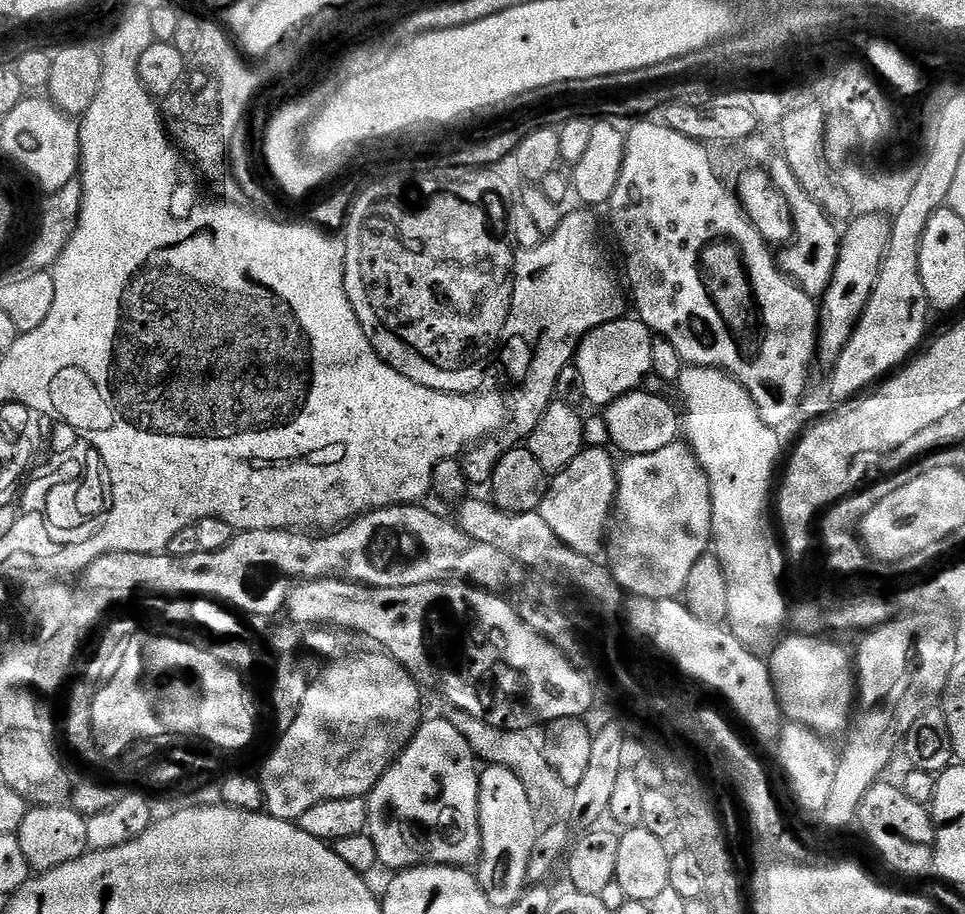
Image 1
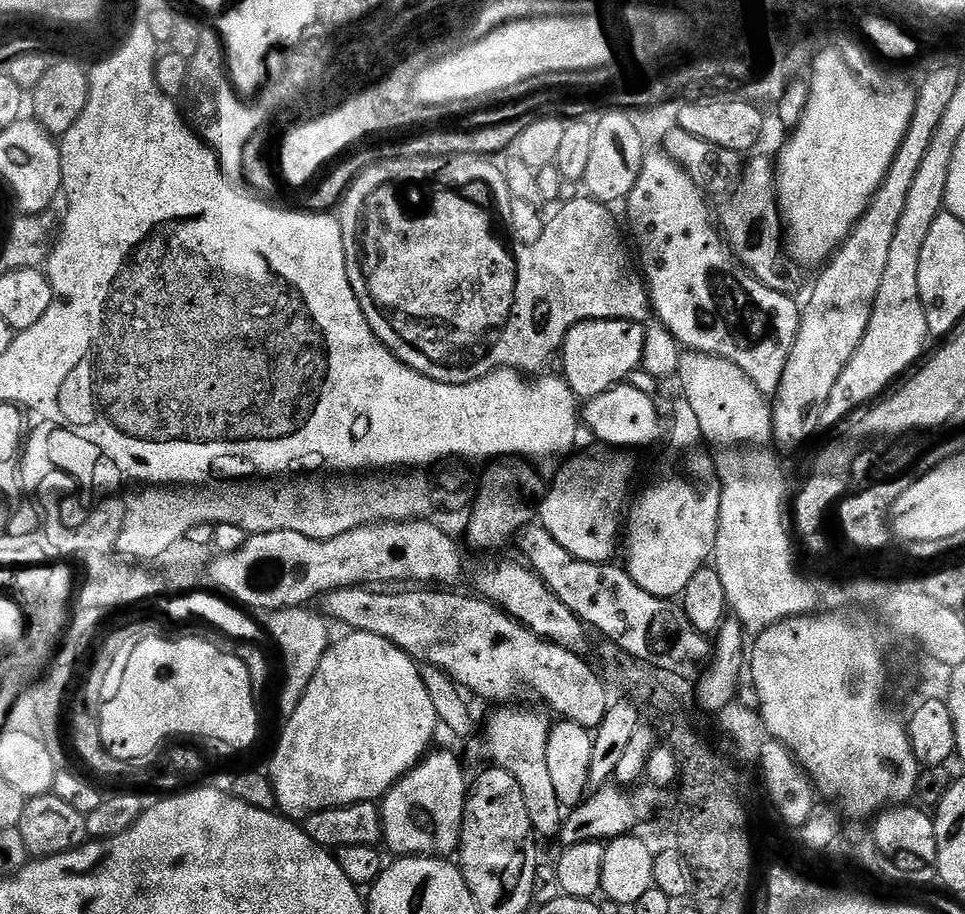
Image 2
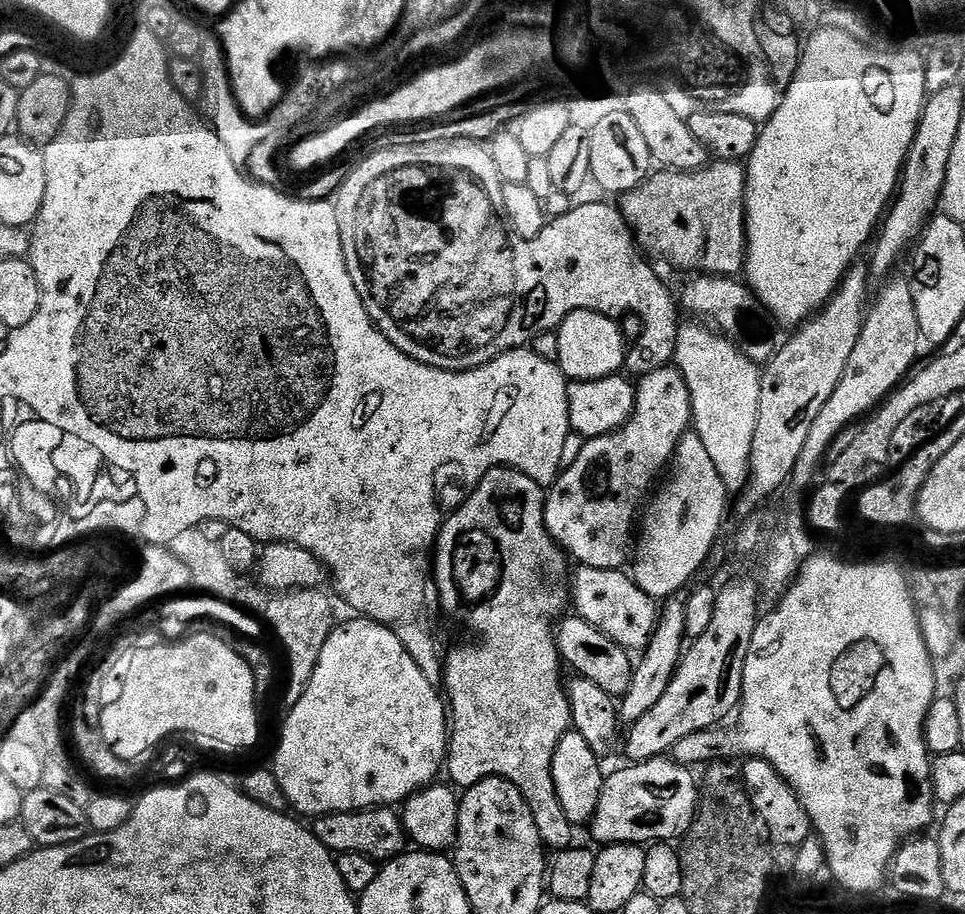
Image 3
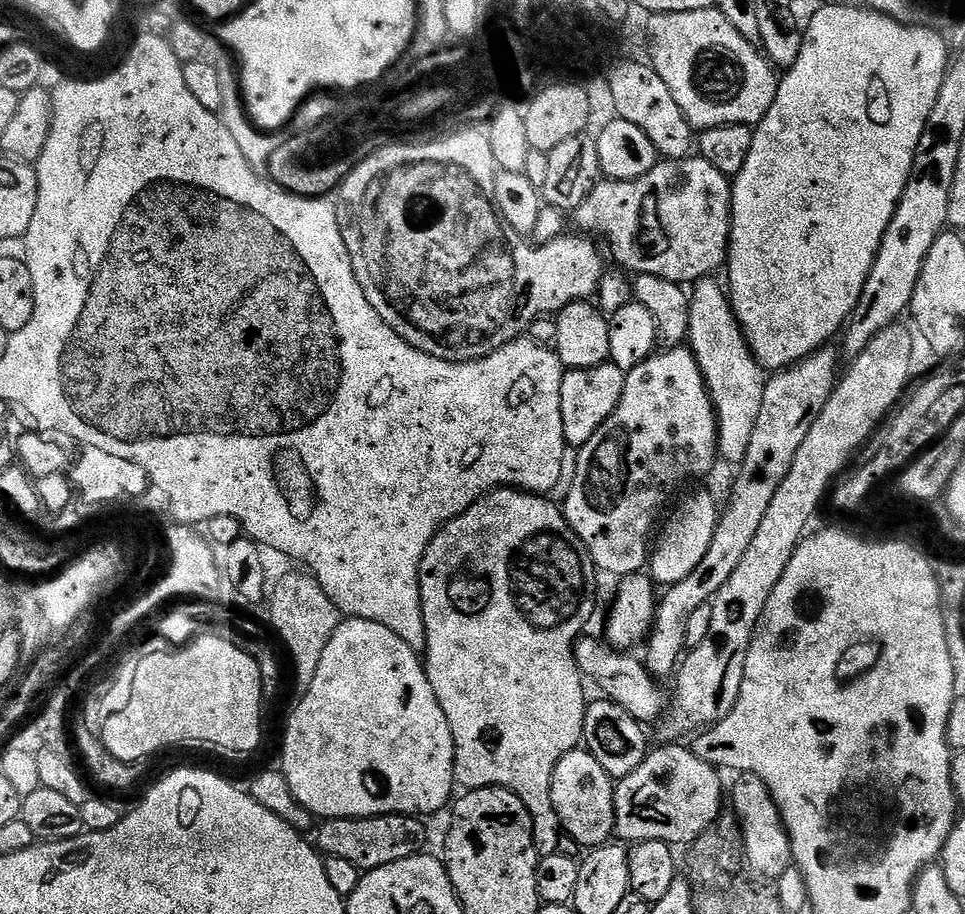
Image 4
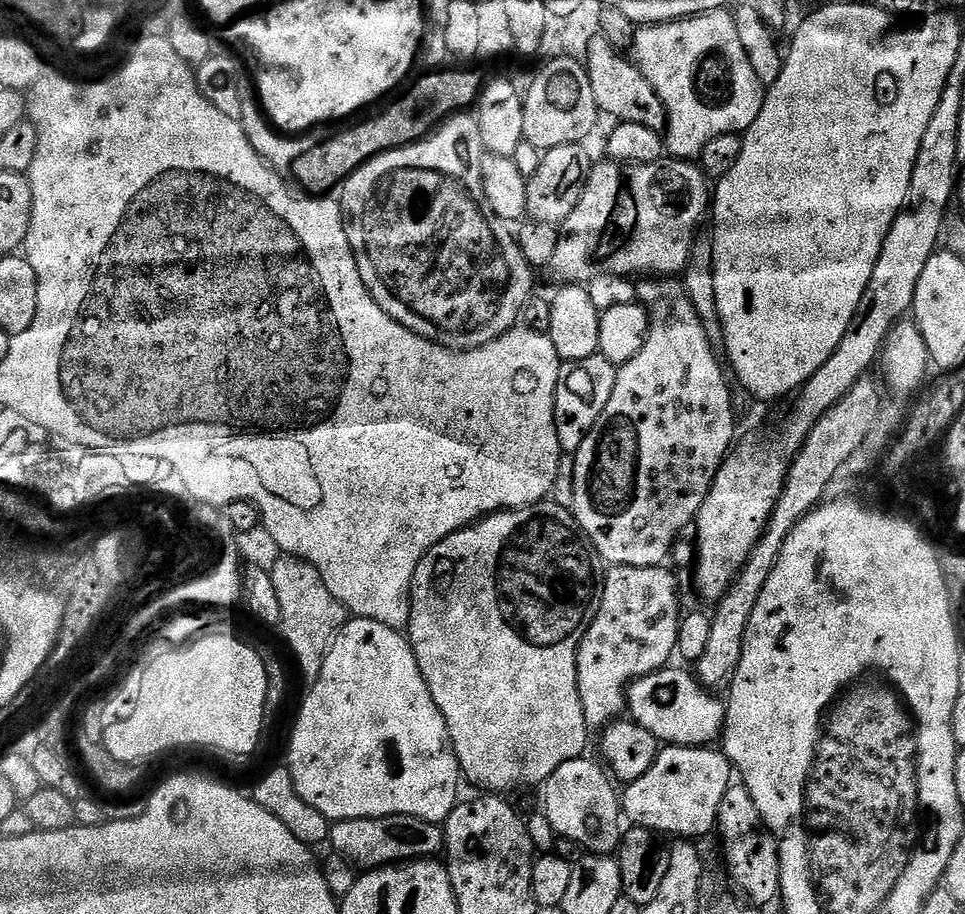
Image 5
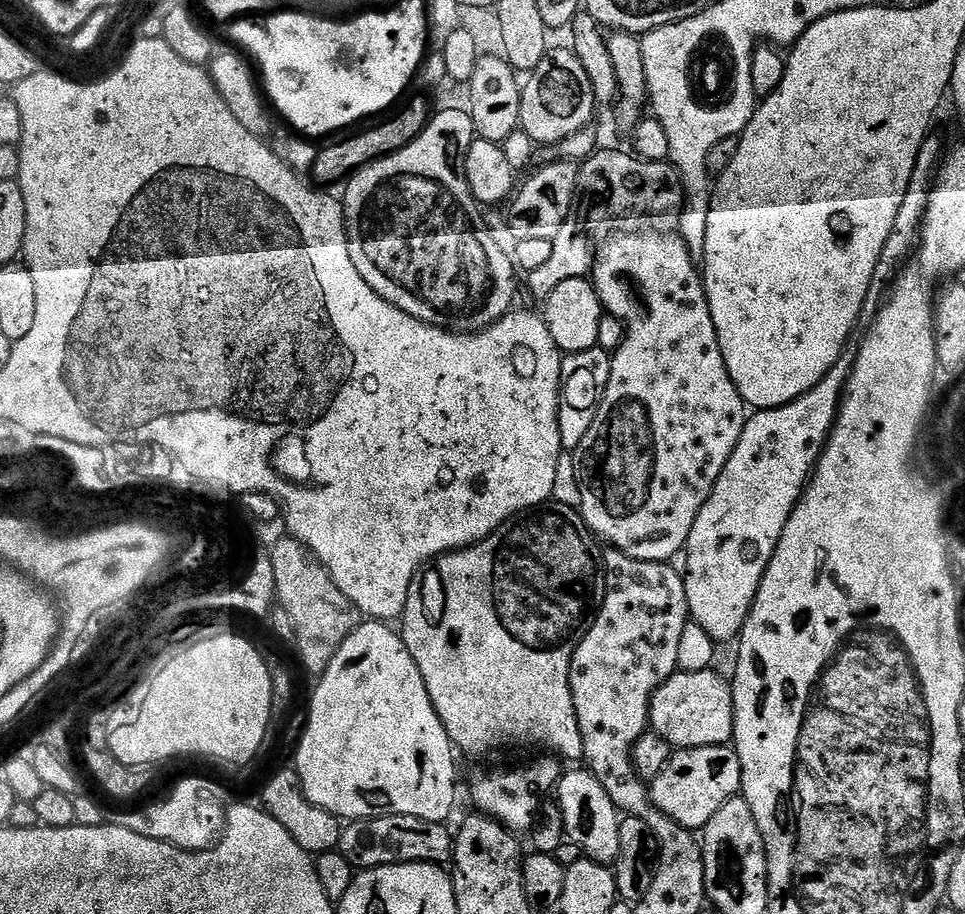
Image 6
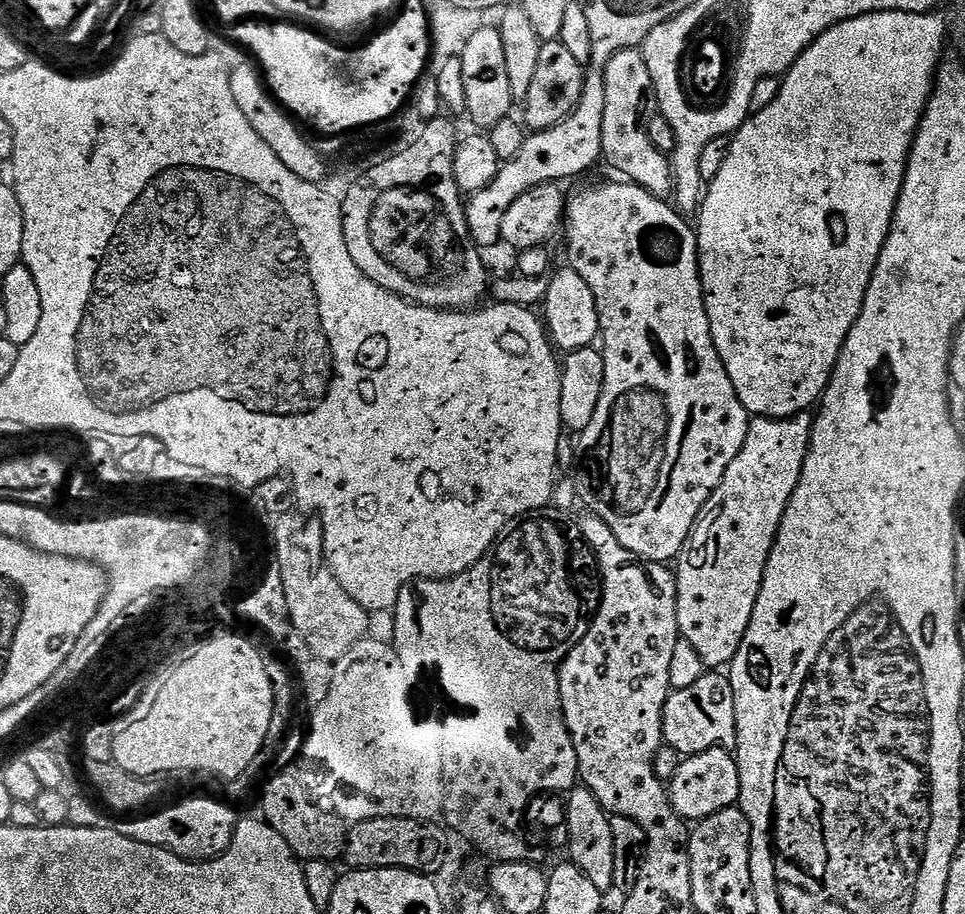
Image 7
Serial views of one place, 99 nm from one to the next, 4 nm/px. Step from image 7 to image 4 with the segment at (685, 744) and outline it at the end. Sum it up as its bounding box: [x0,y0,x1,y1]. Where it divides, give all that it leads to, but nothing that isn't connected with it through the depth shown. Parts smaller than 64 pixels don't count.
[576,638,666,722]

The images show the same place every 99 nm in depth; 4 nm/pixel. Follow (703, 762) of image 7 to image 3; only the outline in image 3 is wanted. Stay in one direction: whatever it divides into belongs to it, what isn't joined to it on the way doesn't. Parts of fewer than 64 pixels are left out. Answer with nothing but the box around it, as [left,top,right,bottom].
[590,755,701,846]

